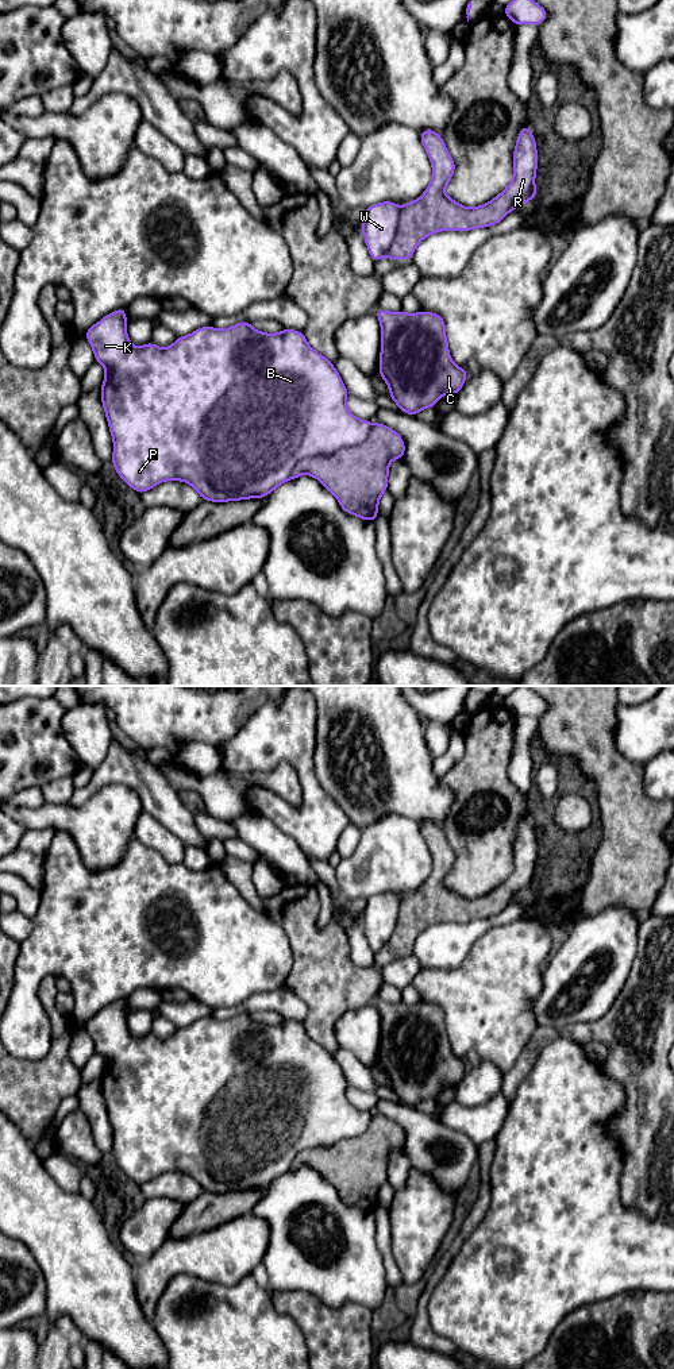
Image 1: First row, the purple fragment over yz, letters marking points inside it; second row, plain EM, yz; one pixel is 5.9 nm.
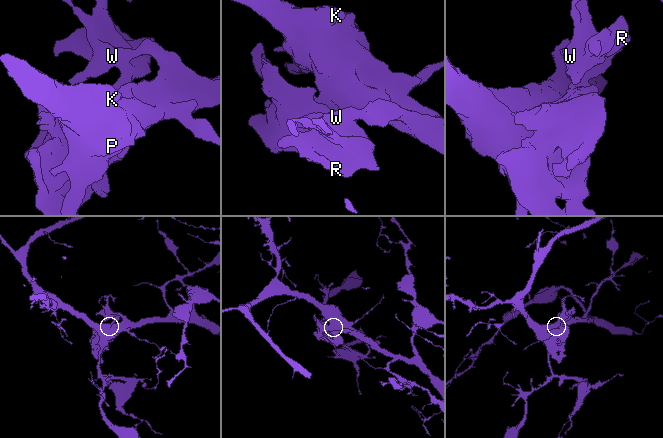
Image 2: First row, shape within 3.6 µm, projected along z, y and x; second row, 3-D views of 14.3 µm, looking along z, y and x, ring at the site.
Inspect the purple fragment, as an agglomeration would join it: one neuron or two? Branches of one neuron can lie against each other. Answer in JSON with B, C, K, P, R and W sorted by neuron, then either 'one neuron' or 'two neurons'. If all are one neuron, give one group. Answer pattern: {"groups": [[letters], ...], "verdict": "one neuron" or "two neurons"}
{"groups": [["B", "C", "K", "P", "R", "W"]], "verdict": "one neuron"}

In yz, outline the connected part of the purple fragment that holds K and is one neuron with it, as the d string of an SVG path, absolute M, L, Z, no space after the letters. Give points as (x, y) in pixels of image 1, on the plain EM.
M124 999L108 1004L99 1014L93 1015L84 1027L95 1044L95 1053L101 1054L105 1060L100 1087L113 1131L112 1156L118 1166L130 1179L142 1185L161 1173L182 1172L196 1180L203 1191L227 1193L263 1189L288 1171L296 1171L300 1166L308 1165L316 1169L338 1189L340 1199L346 1204L366 1212L374 1212L377 1210L380 1189L388 1181L389 1156L392 1152L404 1148L405 1134L394 1121L382 1114L373 1117L369 1111L359 1111L348 1102L346 1096L348 1083L339 1064L335 1061L332 1053L308 1036L304 1023L284 1019L280 1025L265 1025L254 1021L250 1013L240 1013L224 1021L216 1021L212 1017L201 1018L186 1027L178 1027L177 1031L166 1040L161 1040L153 1033L136 1038L132 1037L128 1030L126 1007Z

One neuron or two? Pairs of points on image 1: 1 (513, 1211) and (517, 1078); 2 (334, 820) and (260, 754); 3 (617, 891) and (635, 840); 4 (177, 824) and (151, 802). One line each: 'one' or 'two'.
1: two
2: one
3: one
4: one

